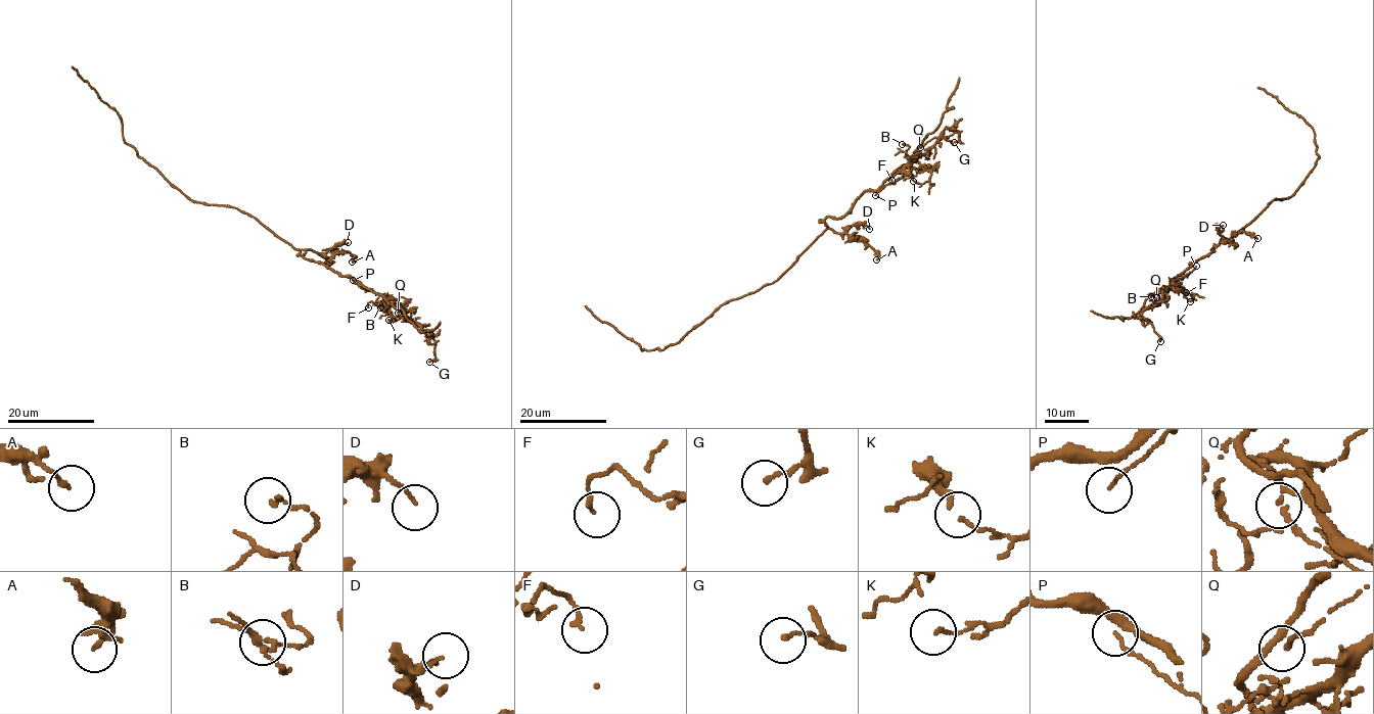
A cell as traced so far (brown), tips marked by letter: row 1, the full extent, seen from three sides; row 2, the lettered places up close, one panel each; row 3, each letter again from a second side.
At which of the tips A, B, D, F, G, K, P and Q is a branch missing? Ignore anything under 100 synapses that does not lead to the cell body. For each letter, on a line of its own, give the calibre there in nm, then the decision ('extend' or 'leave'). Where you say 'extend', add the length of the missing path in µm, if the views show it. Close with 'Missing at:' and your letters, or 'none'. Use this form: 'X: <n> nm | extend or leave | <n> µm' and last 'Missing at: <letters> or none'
A: 140 nm | leave
B: 140 nm | leave
D: 90 nm | leave
F: 130 nm | leave
G: 130 nm | leave
K: 100 nm | leave
P: 80 nm | leave
Q: 90 nm | leave
Missing at: none

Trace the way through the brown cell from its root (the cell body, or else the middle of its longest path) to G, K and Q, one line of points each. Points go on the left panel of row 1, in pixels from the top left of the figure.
G: (266, 227), (304, 250), (306, 259), (354, 277), (422, 329), (436, 342), (434, 359), (429, 362)
K: (266, 227), (304, 250), (306, 259), (354, 277), (407, 310), (388, 320)
Q: (266, 227), (304, 250), (306, 259), (354, 277), (414, 323), (398, 313)

